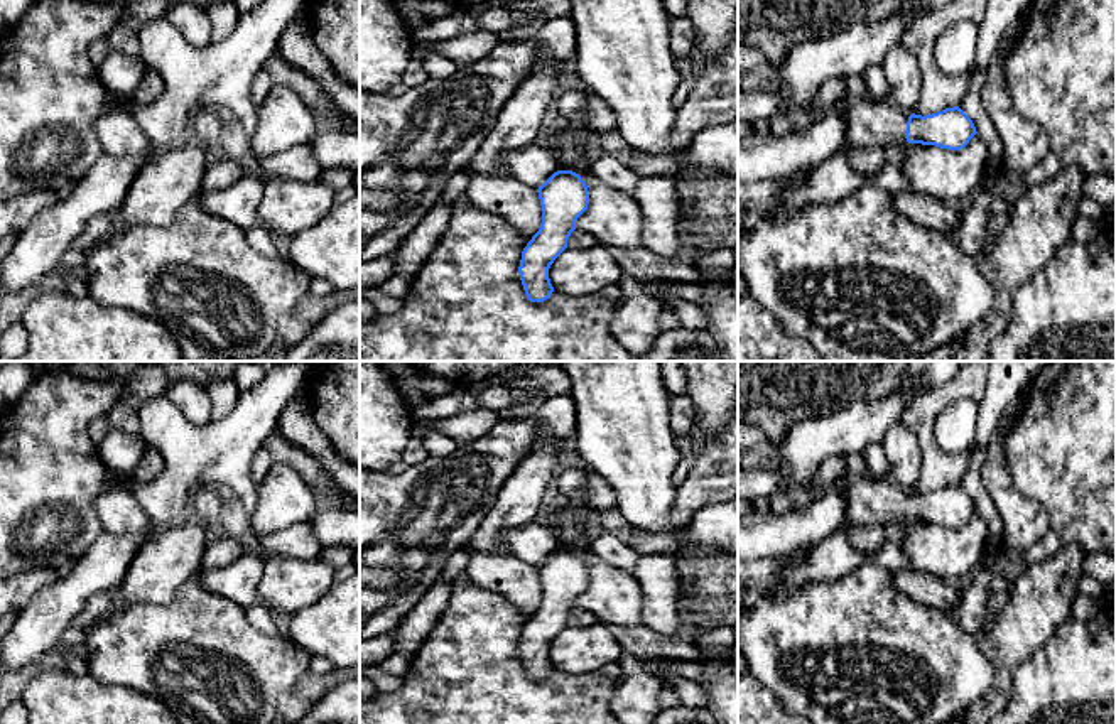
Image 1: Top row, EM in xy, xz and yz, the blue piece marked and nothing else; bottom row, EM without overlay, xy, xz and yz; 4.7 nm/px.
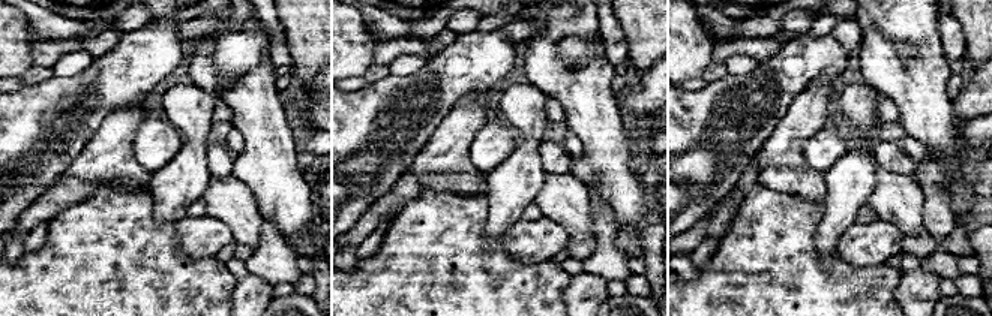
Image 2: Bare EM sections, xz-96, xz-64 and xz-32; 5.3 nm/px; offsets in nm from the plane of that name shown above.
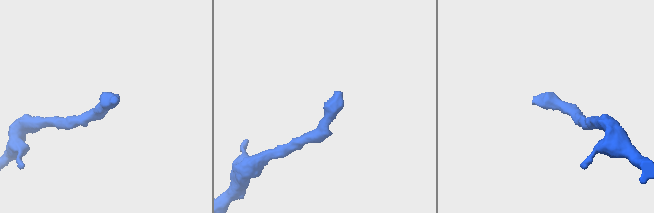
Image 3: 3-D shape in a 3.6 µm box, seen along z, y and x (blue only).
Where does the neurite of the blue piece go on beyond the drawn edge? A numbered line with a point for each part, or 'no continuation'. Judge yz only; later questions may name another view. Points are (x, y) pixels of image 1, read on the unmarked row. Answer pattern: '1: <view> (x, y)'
1: yz (872, 500)

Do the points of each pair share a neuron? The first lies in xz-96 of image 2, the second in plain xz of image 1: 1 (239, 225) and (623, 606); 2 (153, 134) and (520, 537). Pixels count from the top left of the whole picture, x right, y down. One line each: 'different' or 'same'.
1: same
2: same

